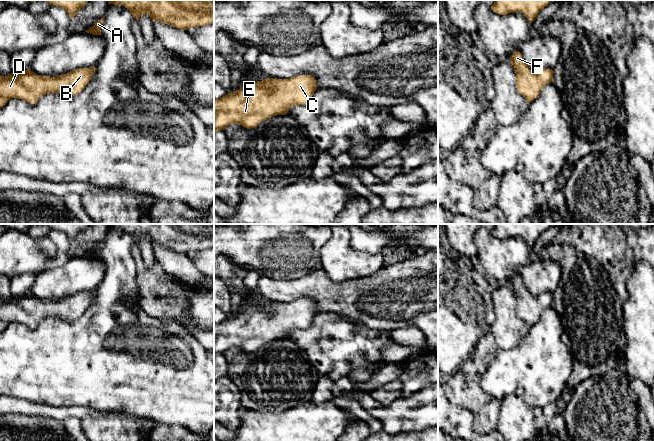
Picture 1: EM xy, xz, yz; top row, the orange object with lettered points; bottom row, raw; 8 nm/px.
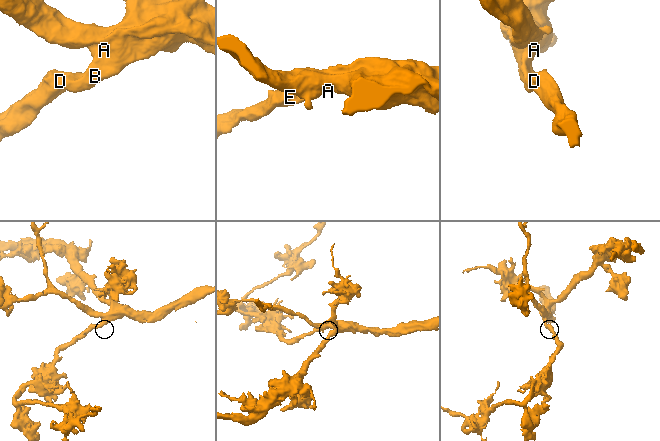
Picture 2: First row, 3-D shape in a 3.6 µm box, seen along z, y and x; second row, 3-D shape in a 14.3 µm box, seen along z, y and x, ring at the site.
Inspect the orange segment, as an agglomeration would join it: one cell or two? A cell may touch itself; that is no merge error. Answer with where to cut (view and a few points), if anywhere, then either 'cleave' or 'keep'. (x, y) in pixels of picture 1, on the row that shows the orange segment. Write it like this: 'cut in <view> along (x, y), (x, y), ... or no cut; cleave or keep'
no cut; keep

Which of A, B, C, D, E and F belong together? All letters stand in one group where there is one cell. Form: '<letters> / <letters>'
A B C D E F

